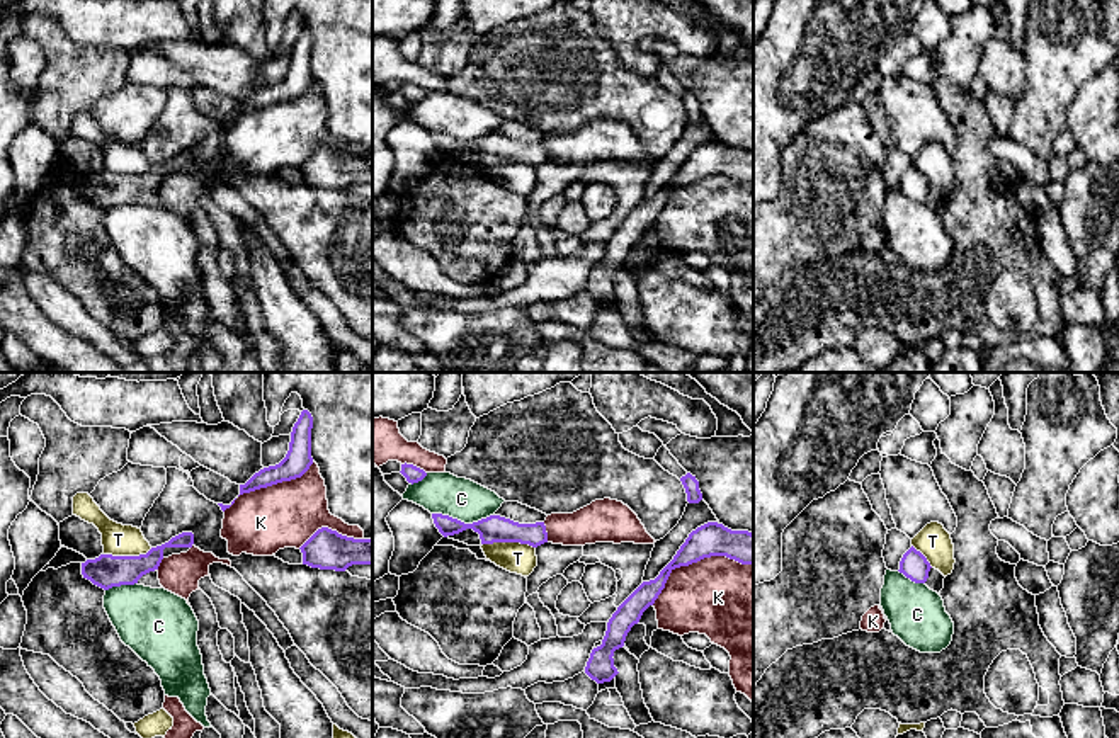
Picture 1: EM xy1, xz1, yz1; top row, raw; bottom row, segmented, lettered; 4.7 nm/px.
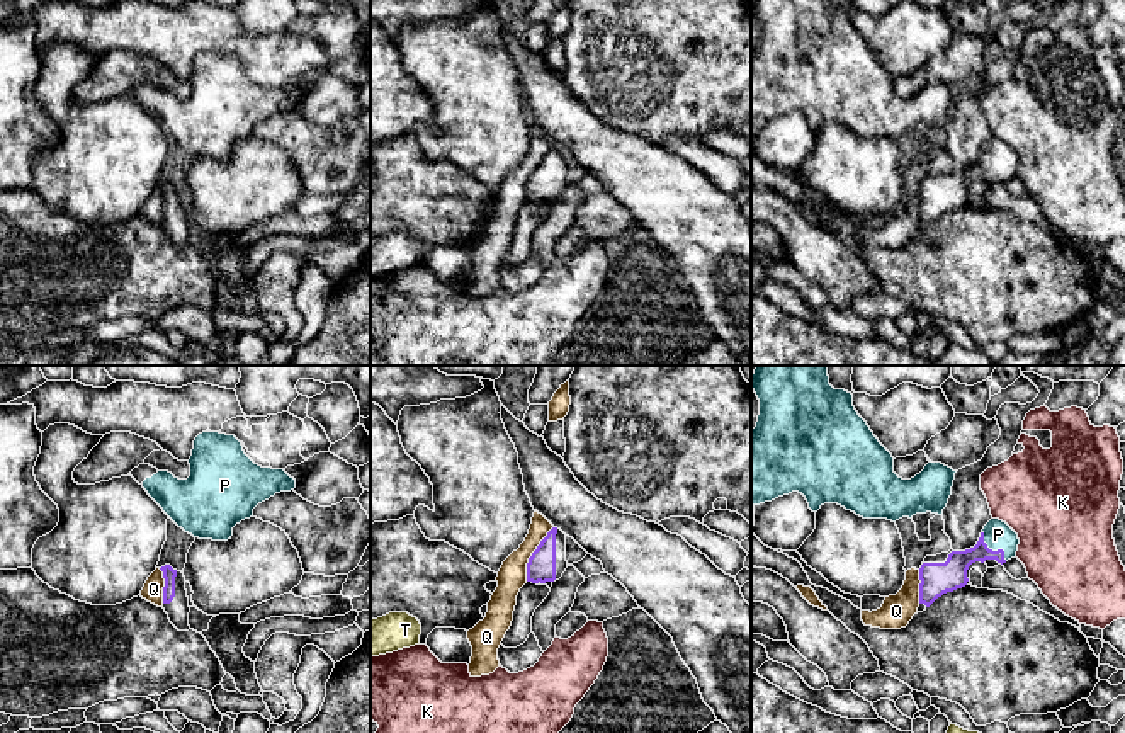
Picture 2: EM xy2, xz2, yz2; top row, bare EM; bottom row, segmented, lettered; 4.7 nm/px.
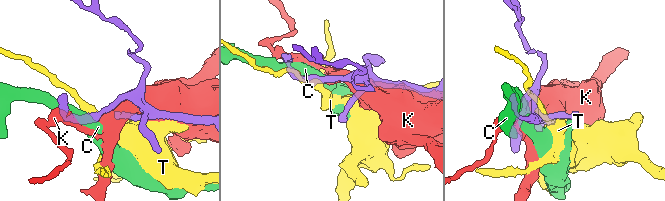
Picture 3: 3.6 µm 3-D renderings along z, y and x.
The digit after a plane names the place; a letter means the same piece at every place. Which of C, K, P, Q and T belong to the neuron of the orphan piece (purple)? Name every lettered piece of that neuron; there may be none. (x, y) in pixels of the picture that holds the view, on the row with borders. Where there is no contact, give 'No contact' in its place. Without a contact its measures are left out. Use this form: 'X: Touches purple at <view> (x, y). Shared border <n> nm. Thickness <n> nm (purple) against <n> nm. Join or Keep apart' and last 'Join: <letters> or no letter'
C: Touches purple at xz1 (463, 522). Shared border 280 nm. Thickness 130 nm (purple) against 200 nm. Keep apart
K: Touches purple at xz1 (696, 562). Shared border 500 nm. Thickness 160 nm (purple) against 380 nm. Keep apart
P: Touches purple at yz2 (991, 550). Shared border 180 nm. Thickness 140 nm (purple) against 140 nm. Join
Q: Touches purple at xz2 (532, 553). Shared border 300 nm. Thickness 140 nm (purple) against 140 nm. Keep apart
T: Touches purple at xz1 (509, 541). Shared border 240 nm. Thickness 130 nm (purple) against 140 nm. Keep apart
Join: P

